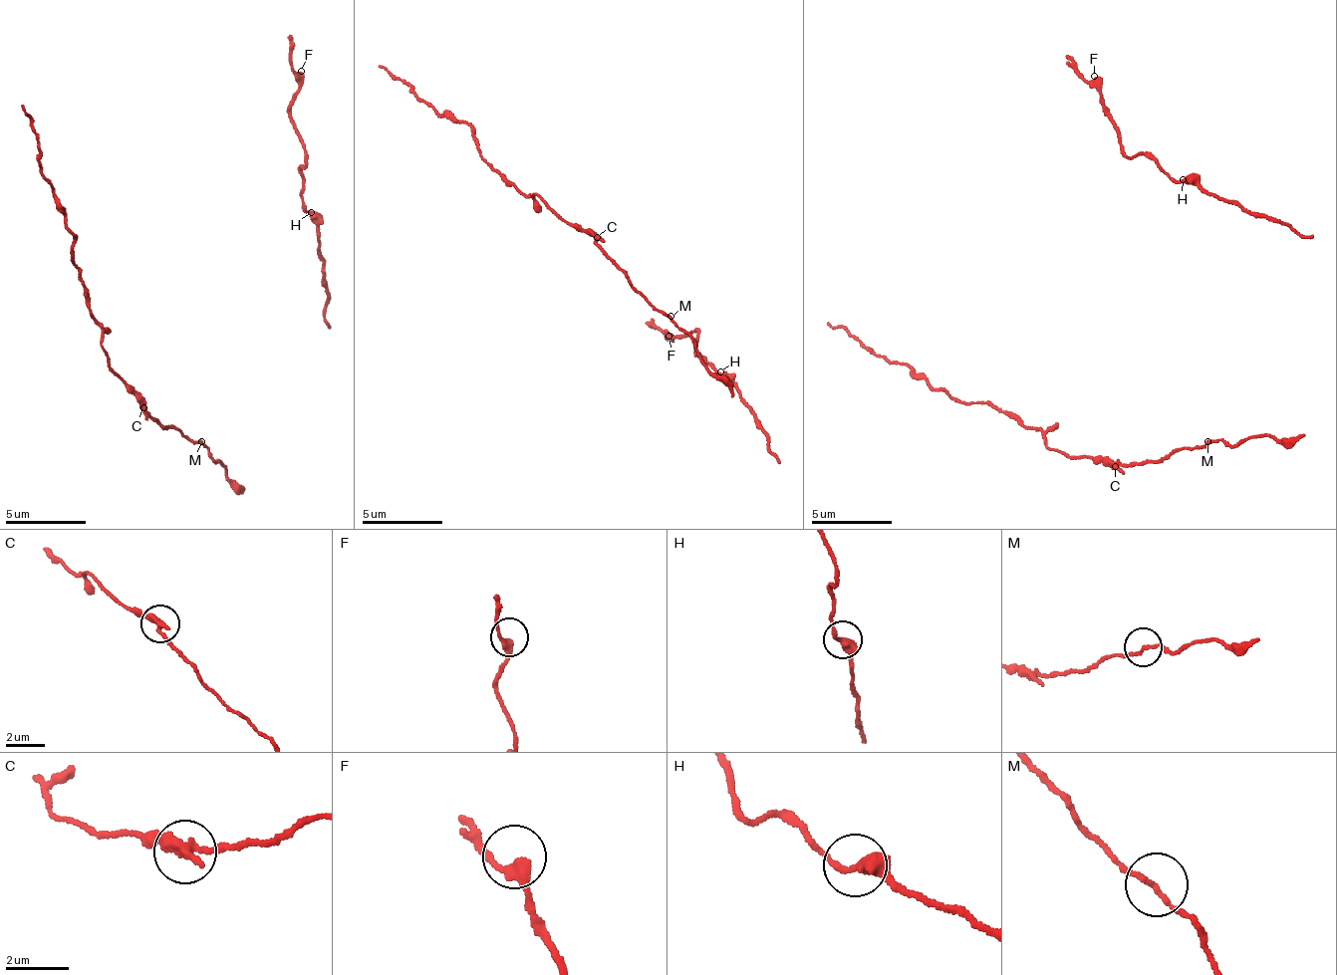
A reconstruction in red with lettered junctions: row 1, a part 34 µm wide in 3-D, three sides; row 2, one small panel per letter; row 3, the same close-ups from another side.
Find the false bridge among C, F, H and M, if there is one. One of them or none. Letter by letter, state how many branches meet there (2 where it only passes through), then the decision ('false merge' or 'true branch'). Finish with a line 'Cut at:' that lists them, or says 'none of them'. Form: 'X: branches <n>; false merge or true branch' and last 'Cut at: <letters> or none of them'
C: branches 2; false merge
F: branches 2; true branch
H: branches 2; true branch
M: branches 2; true branch
Cut at: C

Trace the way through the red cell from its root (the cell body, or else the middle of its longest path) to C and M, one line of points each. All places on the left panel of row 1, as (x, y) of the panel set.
C: (232, 480), (222, 461), (166, 427), (144, 407)
M: (232, 480), (222, 461), (219, 462), (211, 455), (202, 441)

